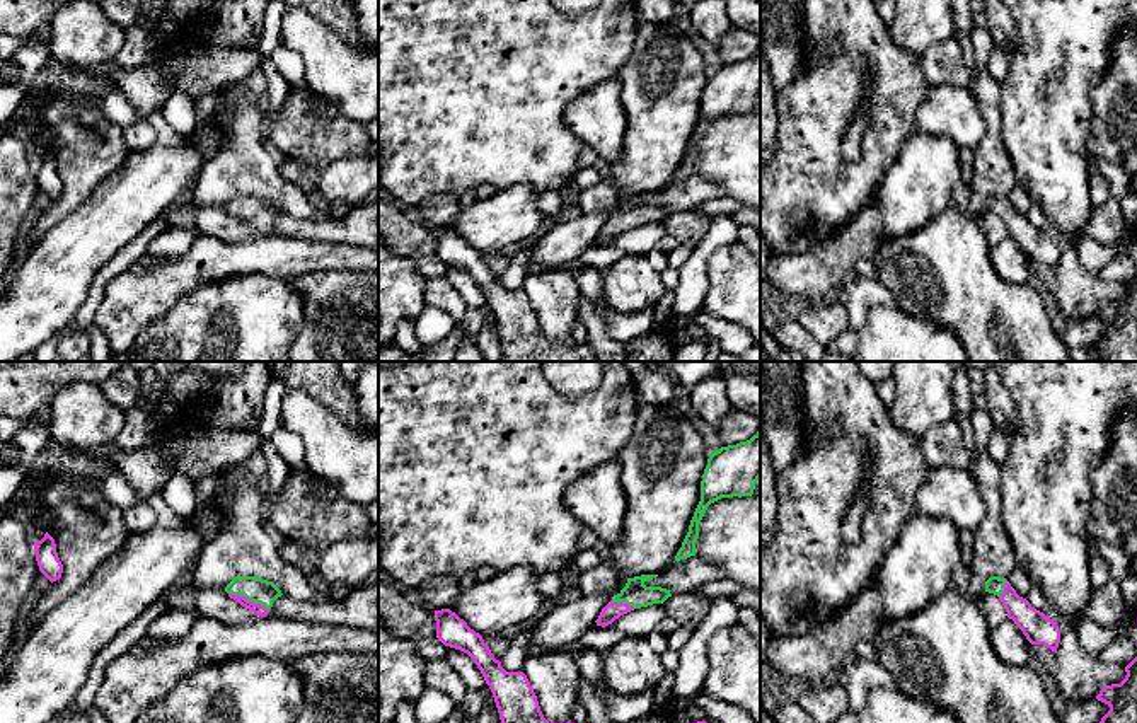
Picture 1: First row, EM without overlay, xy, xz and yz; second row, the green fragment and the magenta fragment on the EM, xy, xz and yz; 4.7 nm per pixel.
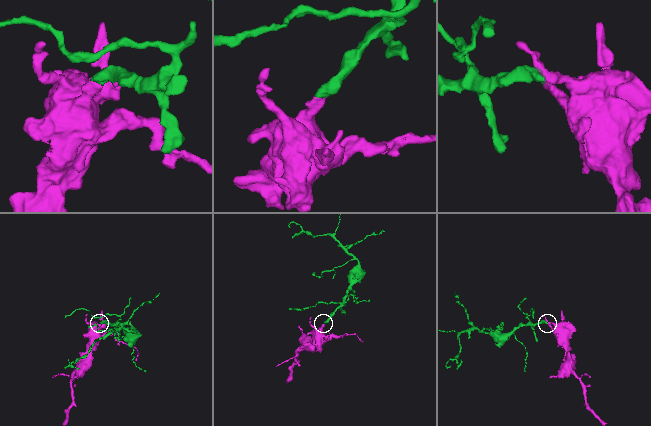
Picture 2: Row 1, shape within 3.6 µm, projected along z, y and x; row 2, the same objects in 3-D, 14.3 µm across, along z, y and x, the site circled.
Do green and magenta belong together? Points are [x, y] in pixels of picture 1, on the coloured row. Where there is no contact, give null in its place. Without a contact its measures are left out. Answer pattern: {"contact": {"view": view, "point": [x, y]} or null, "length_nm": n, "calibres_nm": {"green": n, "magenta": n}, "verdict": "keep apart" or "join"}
{"contact": {"view": "xy", "point": [249, 599]}, "length_nm": 200, "calibres_nm": {"green": 120, "magenta": 50}, "verdict": "join"}

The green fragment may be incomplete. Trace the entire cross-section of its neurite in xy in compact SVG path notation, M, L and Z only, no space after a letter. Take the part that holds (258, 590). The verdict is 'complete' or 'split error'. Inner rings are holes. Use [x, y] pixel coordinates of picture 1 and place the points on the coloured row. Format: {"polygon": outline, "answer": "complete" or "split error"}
{"polygon": "M235 576L225 587L225 592L230 599L261 617L266 617L273 602L283 595L273 581L256 576Z", "answer": "split error"}

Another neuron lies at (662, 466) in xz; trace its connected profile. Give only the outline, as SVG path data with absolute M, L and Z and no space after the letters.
M639 404L632 435L619 457L626 517L622 535L610 546L610 552L620 578L660 575L673 564L701 501L707 459L702 435L677 411L675 404Z

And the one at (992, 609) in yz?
M985 592L978 600L978 607L985 617L989 629L997 626L1001 621L1007 617L1002 602L994 593Z

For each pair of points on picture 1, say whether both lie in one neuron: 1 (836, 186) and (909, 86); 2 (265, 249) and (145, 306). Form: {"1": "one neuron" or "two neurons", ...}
{"1": "one neuron", "2": "one neuron"}

